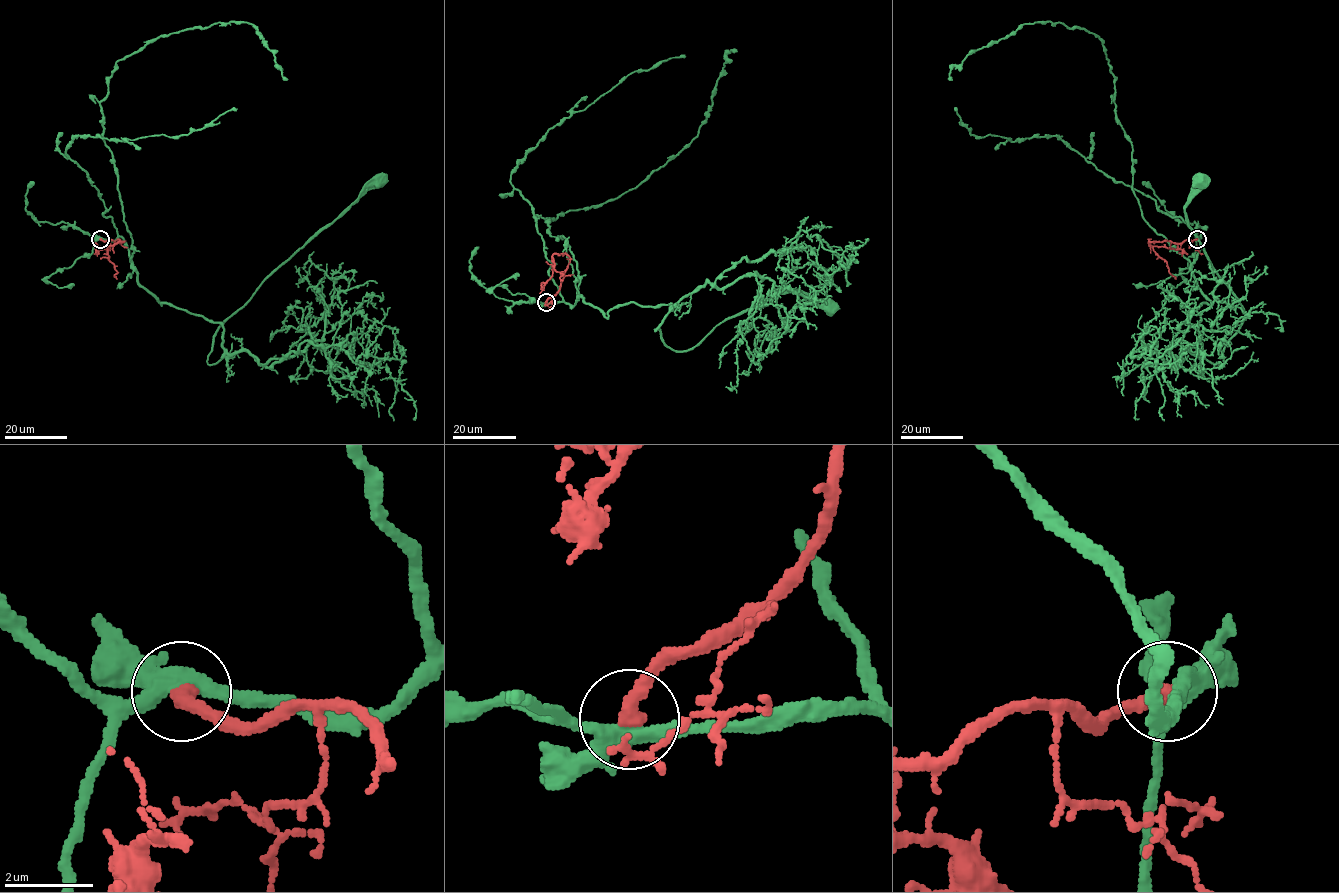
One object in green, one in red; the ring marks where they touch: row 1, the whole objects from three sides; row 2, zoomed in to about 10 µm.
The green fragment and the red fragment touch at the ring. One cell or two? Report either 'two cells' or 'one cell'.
two cells

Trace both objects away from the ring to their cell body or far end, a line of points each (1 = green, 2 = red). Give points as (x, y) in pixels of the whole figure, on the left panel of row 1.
1: (100, 238), (121, 237), (137, 281), (161, 304), (221, 324), (224, 354), (212, 364), (215, 331), (378, 180)
2: (100, 238), (114, 243), (123, 241), (107, 247), (117, 279)

